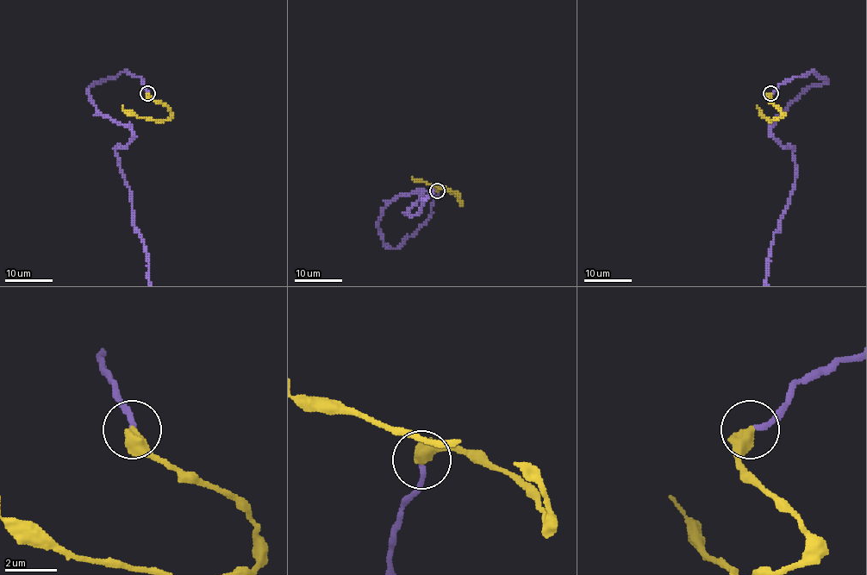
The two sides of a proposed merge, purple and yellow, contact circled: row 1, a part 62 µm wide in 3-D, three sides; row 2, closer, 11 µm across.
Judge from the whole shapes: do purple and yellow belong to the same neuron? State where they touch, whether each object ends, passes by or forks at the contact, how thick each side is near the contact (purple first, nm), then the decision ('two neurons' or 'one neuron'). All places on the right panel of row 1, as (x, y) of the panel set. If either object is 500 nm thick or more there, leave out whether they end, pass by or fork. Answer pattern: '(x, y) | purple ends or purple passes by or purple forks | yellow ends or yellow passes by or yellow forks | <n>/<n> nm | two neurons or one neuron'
(770, 93) | 180/600 nm | one neuron

